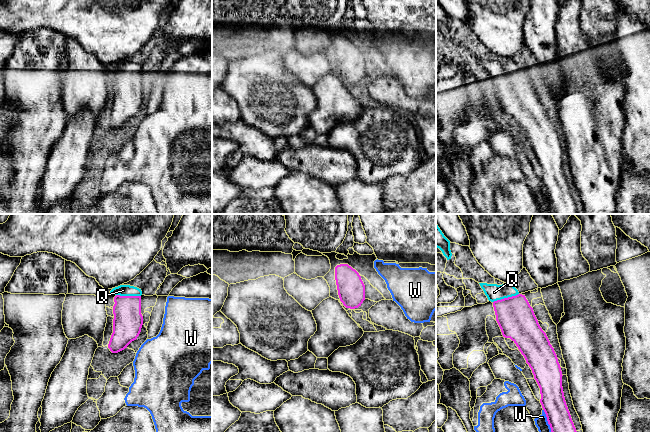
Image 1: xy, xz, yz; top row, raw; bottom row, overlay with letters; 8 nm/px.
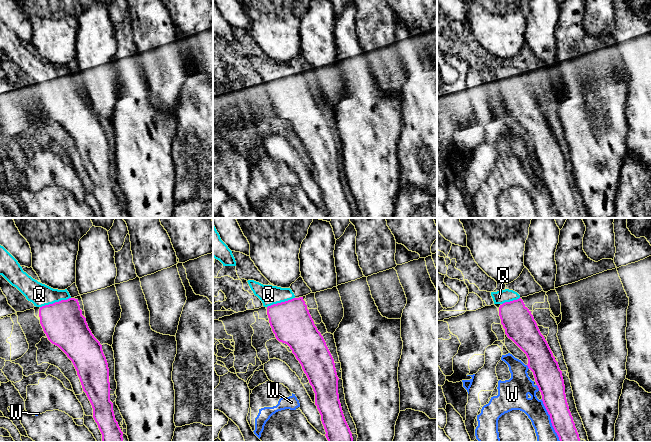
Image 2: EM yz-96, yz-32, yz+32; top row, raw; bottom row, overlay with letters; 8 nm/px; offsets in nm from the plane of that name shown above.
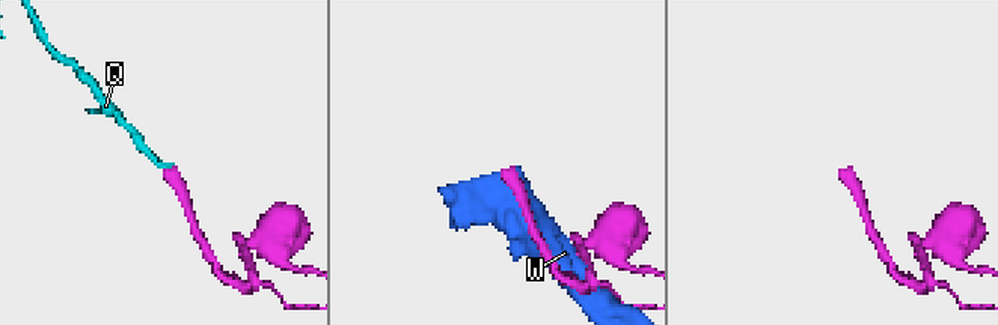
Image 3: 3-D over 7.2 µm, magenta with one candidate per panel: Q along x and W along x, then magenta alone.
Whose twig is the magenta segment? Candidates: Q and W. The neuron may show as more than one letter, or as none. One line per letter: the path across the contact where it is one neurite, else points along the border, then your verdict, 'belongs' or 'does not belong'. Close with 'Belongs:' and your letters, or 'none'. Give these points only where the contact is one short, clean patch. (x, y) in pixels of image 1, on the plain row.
Q: way yz (514, 91), (505, 74), (494, 68); belongs
W: does not belong
Belongs: Q

